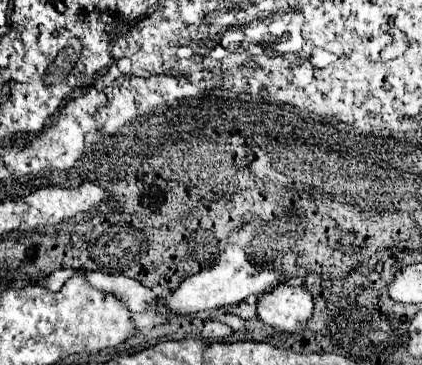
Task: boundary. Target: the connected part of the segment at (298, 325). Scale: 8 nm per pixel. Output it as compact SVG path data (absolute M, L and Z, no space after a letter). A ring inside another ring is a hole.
M277 285L273 291L263 293L257 301L257 315L263 323L283 331L299 333L305 329L313 311L313 299L307 287Z

